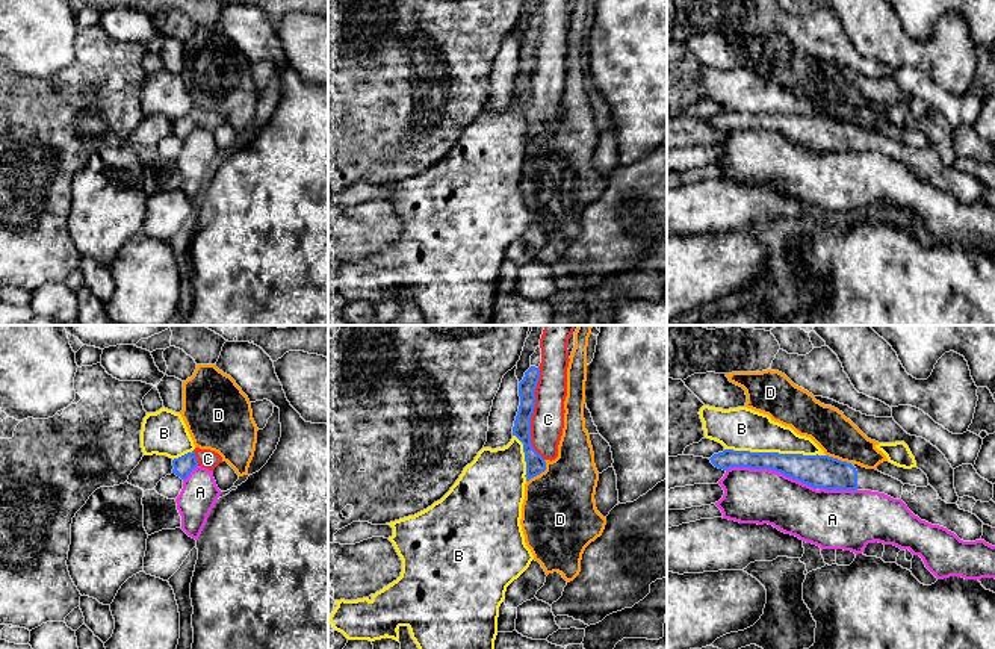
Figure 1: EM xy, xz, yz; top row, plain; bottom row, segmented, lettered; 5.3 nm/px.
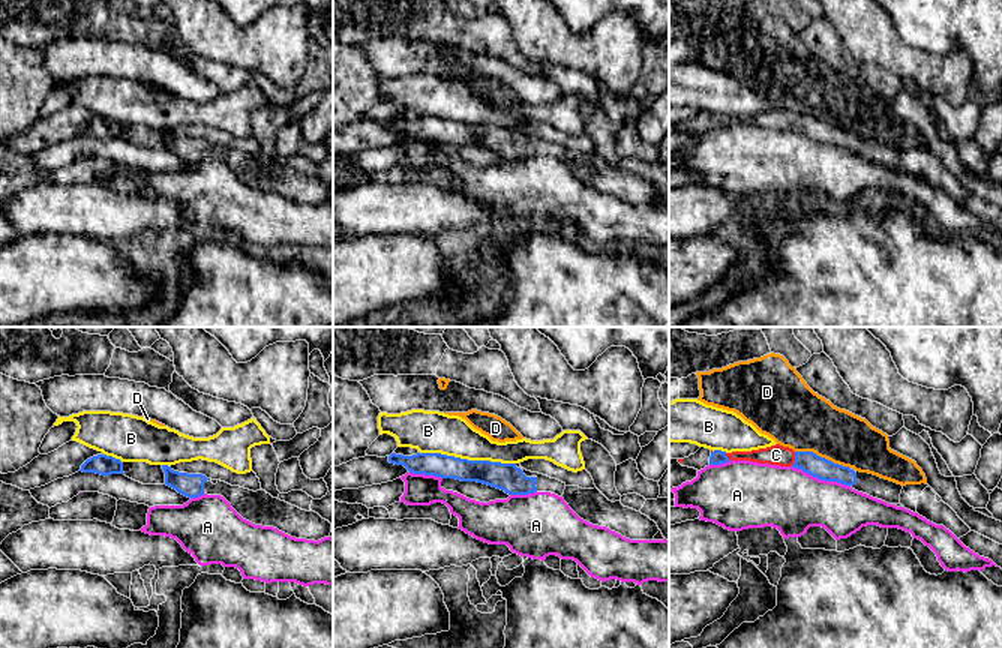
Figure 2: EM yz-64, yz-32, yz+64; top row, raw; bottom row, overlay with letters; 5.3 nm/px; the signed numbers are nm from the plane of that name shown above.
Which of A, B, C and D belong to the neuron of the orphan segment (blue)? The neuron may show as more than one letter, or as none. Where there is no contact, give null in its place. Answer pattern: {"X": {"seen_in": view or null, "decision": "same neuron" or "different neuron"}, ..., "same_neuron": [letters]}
{"A": {"seen_in": "yz", "decision": "different neuron"}, "B": {"seen_in": "yz", "decision": "different neuron"}, "C": {"seen_in": "xz", "decision": "same neuron"}, "D": {"seen_in": "xz", "decision": "different neuron"}, "same_neuron": ["C"]}

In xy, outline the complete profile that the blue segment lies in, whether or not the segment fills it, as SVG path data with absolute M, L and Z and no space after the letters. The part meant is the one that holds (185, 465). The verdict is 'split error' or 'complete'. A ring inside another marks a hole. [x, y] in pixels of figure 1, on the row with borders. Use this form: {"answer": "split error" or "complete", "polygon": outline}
{"answer": "split error", "polygon": "M195 448L192 452L172 460L172 474L186 480L197 466L213 470L219 463L222 463L222 457L218 452Z"}

